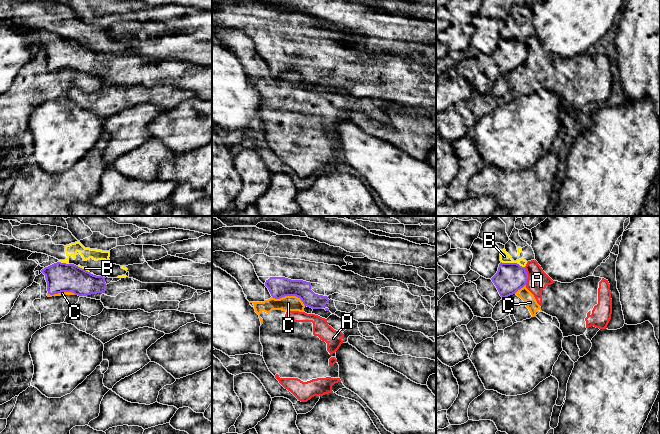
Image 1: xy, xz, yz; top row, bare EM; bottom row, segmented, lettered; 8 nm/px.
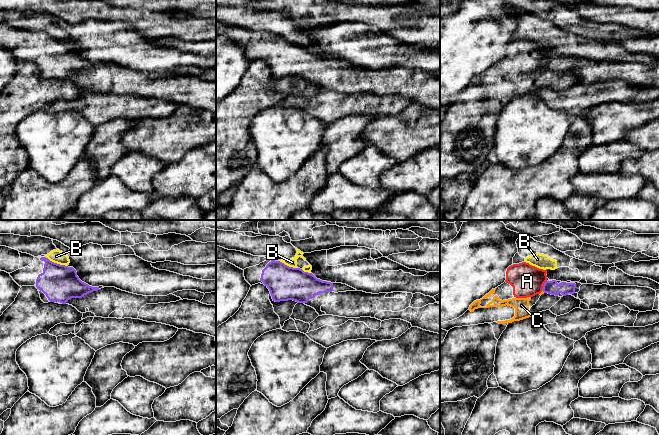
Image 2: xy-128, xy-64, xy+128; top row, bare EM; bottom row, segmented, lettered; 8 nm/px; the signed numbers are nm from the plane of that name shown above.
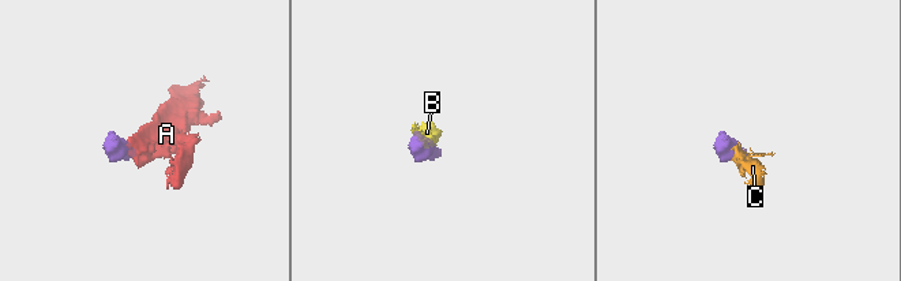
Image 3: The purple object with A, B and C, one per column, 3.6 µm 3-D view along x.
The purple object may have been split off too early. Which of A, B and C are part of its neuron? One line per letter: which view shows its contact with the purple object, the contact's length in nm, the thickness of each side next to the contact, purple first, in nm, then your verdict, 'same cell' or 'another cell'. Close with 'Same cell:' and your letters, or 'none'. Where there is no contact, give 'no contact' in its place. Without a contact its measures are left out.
A: meets purple in yz; contact 140 nm long; 240 nm thick on the purple side, 160 nm on the other; another cell
B: meets purple in yz; contact 200 nm long; 240 nm thick on the purple side, 80 nm on the other; another cell
C: meets purple in xz; contact 280 nm long; 170 nm thick on the purple side, 130 nm on the other; another cell
Same cell: none

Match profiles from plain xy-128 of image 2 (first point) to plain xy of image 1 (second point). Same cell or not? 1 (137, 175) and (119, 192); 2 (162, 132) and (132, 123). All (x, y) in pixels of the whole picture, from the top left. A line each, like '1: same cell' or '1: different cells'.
1: different cells
2: different cells

